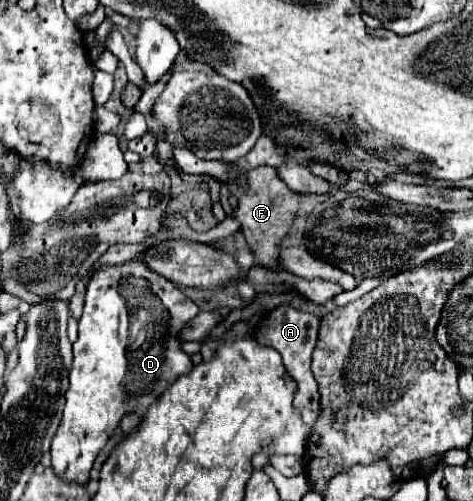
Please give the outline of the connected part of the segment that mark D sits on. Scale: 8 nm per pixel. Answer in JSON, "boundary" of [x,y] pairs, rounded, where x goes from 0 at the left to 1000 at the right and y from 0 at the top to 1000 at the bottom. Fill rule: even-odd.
{"boundary":[[[264,523],[230,535],[214,535],[188,559],[175,631],[167,639],[167,675],[154,687],[154,731],[146,743],[146,778],[142,806],[133,818],[133,834],[125,858],[108,886],[108,918],[116,942],[142,962],[180,966],[188,958],[188,938],[218,898],[235,866],[247,858],[260,830],[285,822],[290,814],[323,810],[378,750],[400,747],[408,739],[408,723],[400,707],[387,703],[387,683],[374,679],[374,667],[387,651],[412,635],[421,623],[416,607],[395,595],[374,571],[315,543],[307,527]]]}

